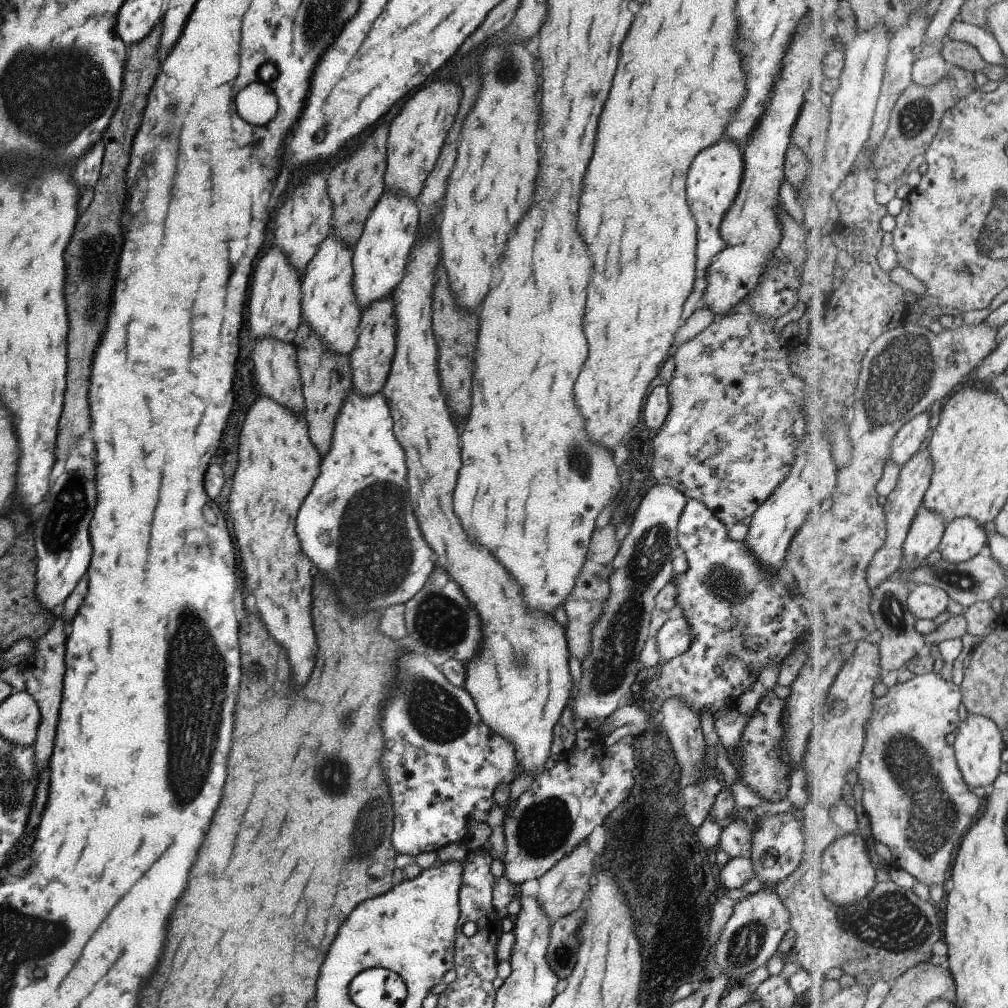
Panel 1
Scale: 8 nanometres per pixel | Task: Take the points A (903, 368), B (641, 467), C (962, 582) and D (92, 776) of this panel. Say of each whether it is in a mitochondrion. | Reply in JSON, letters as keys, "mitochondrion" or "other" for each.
{"A":"mitochondrion","B":"other","C":"mitochondrion","D":"other"}

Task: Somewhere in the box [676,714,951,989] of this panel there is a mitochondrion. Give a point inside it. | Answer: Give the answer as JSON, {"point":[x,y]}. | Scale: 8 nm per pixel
{"point":[893,916]}

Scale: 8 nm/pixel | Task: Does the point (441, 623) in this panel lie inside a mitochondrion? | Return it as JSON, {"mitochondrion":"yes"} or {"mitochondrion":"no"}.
{"mitochondrion":"yes"}

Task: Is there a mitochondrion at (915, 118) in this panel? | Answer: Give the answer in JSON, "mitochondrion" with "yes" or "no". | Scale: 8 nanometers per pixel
{"mitochondrion":"yes"}

